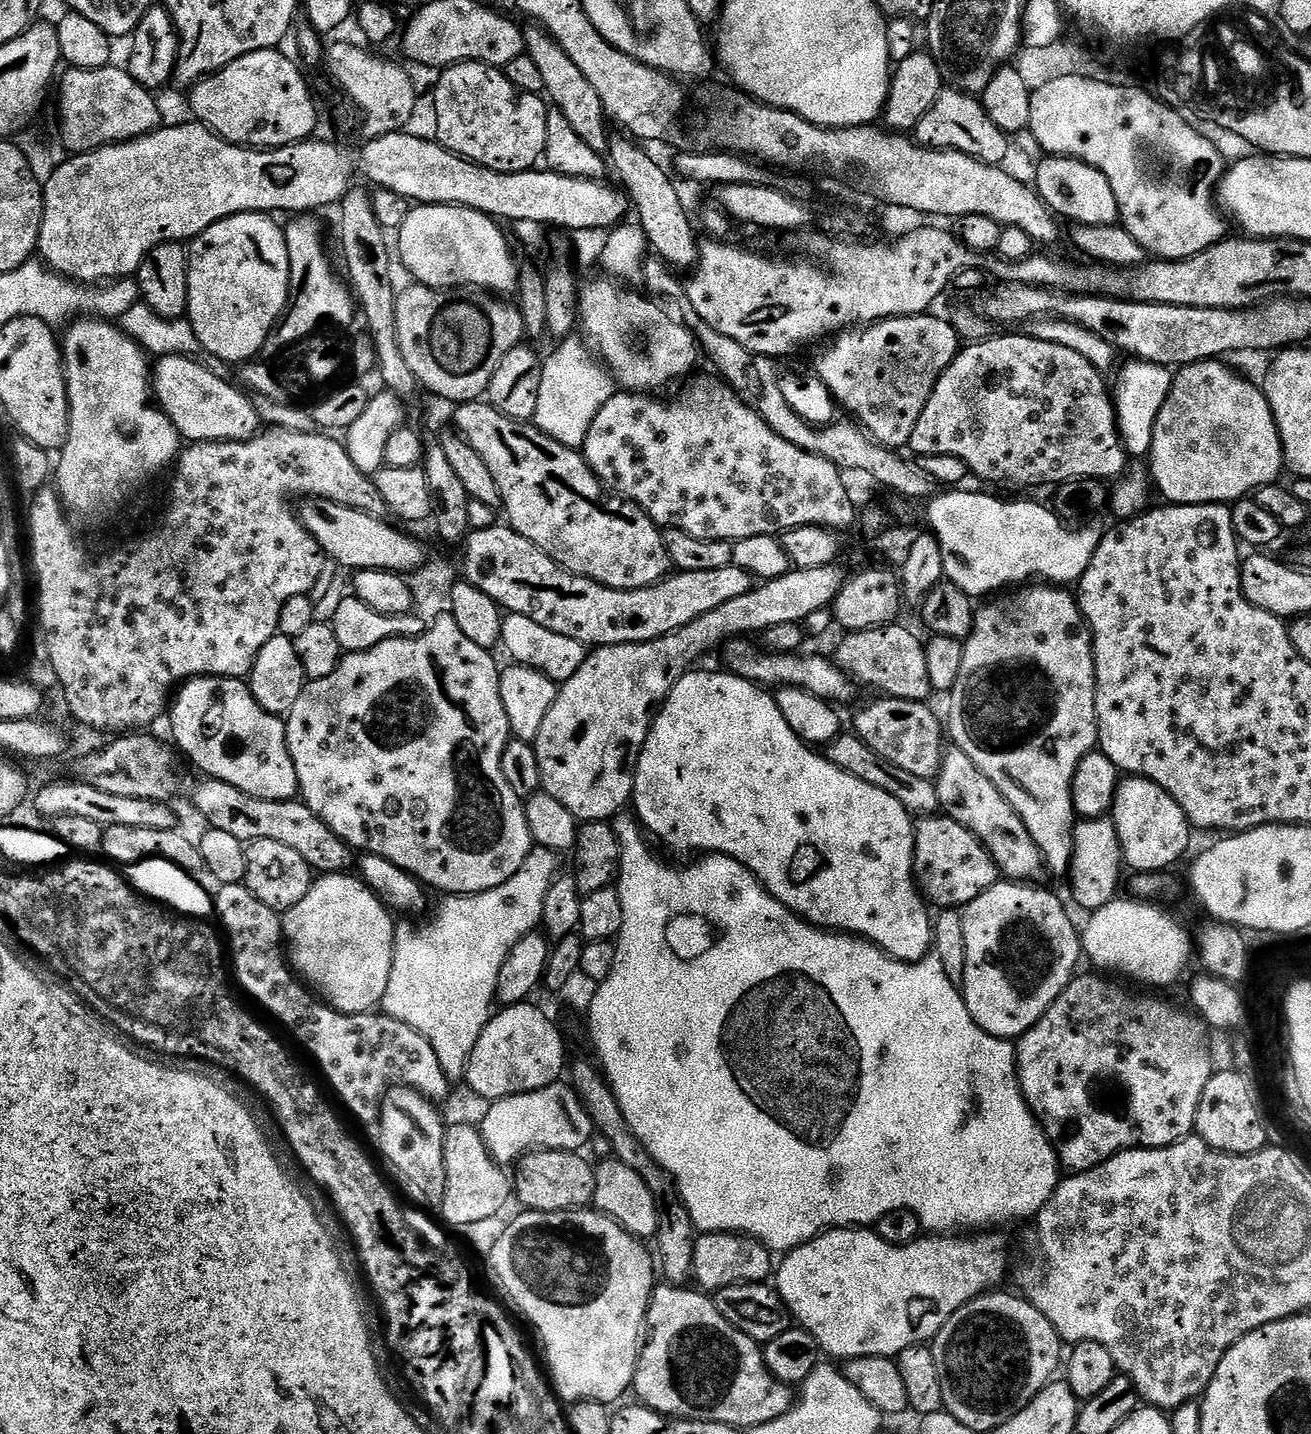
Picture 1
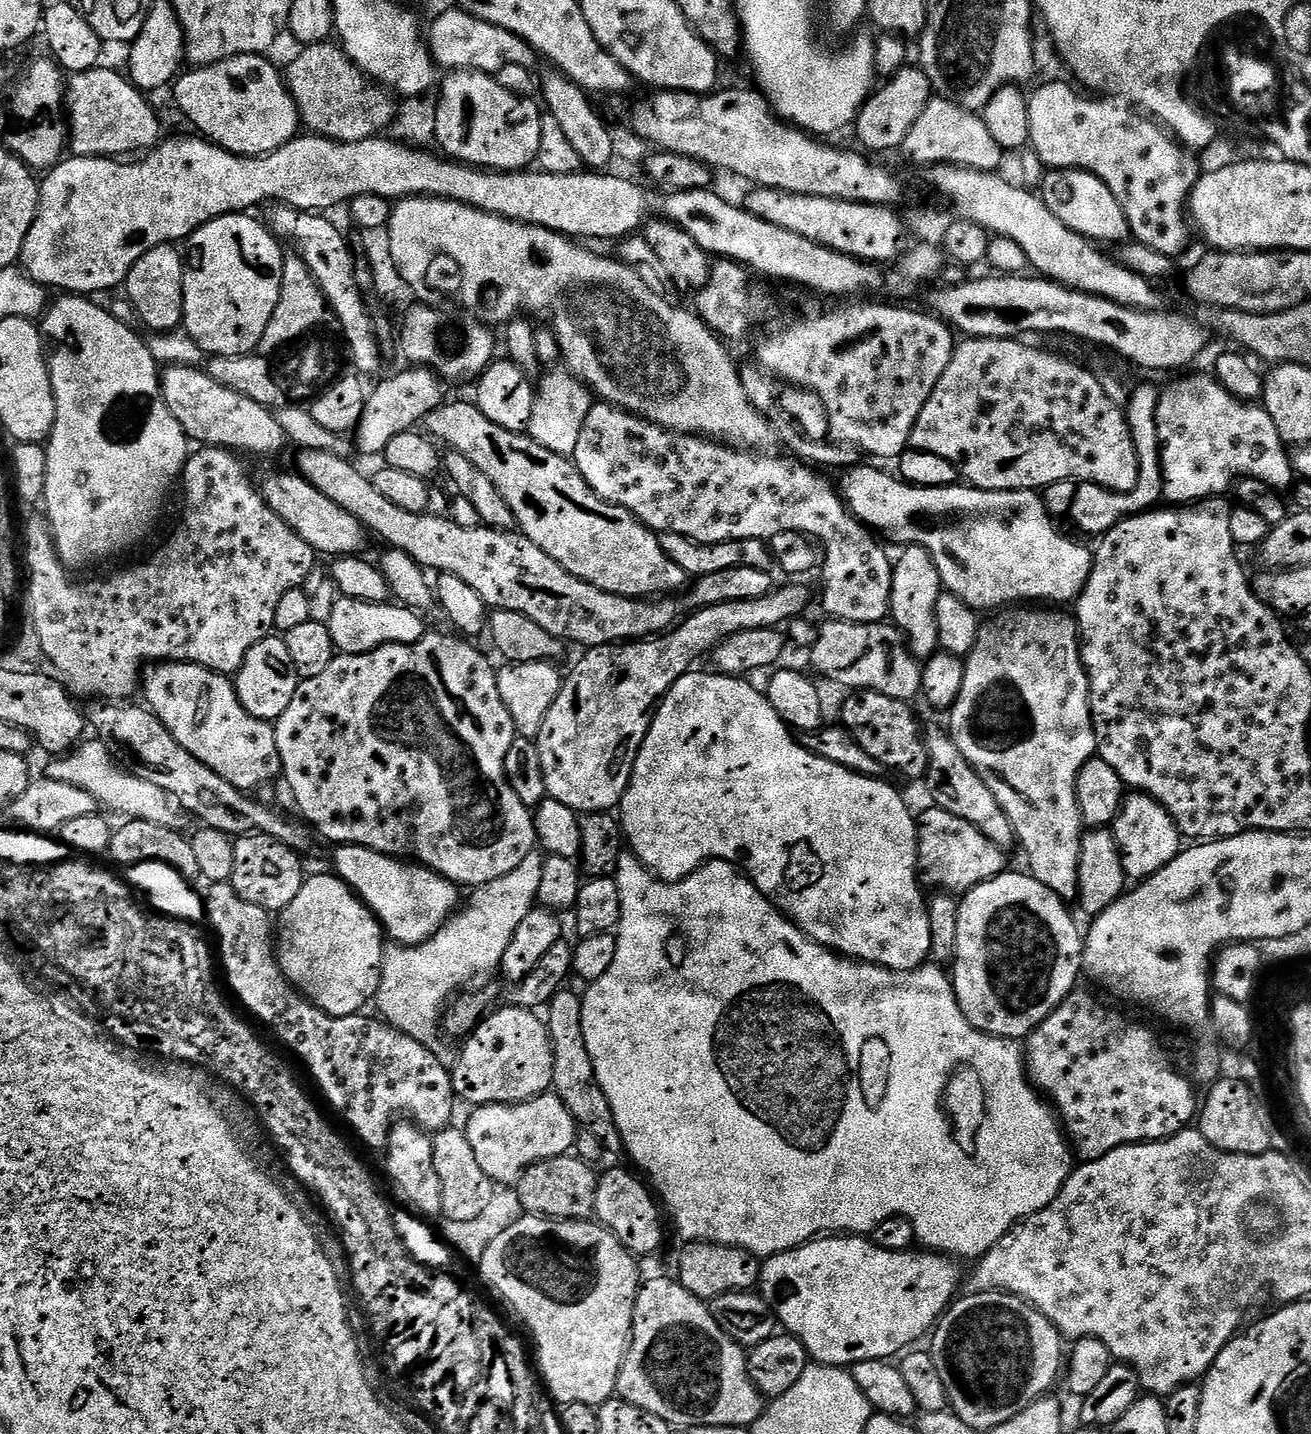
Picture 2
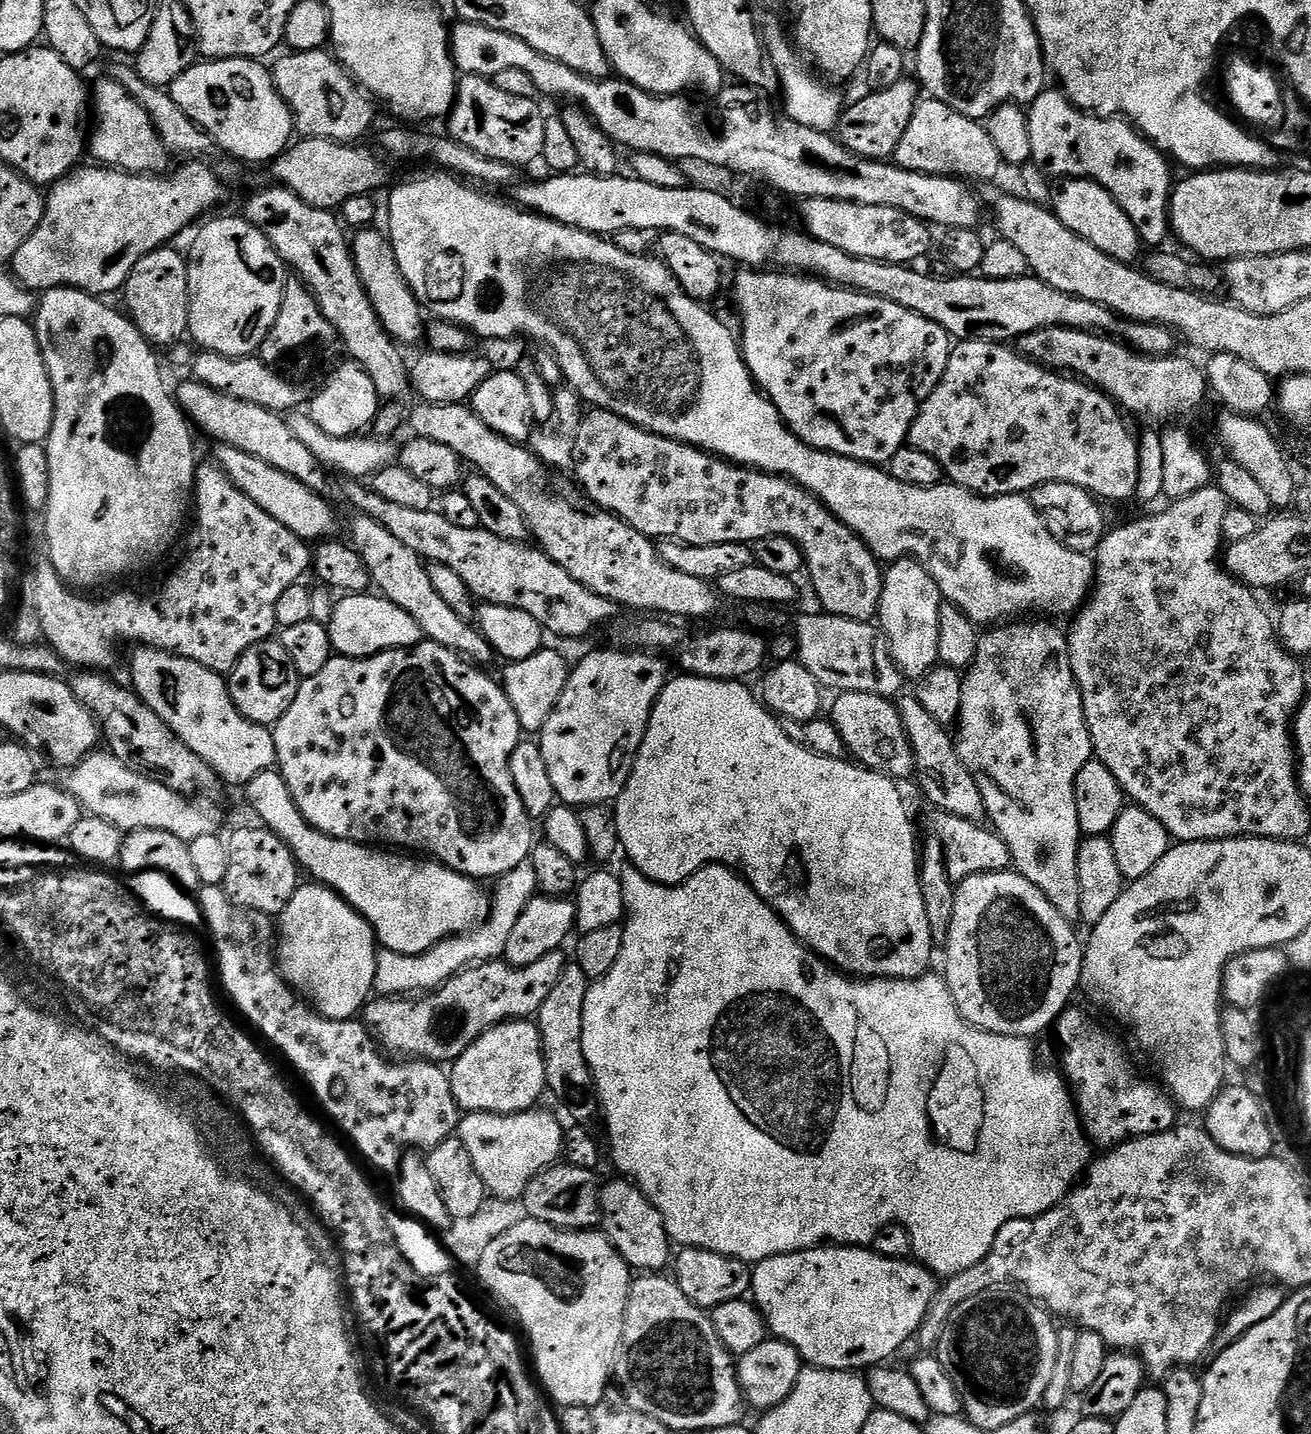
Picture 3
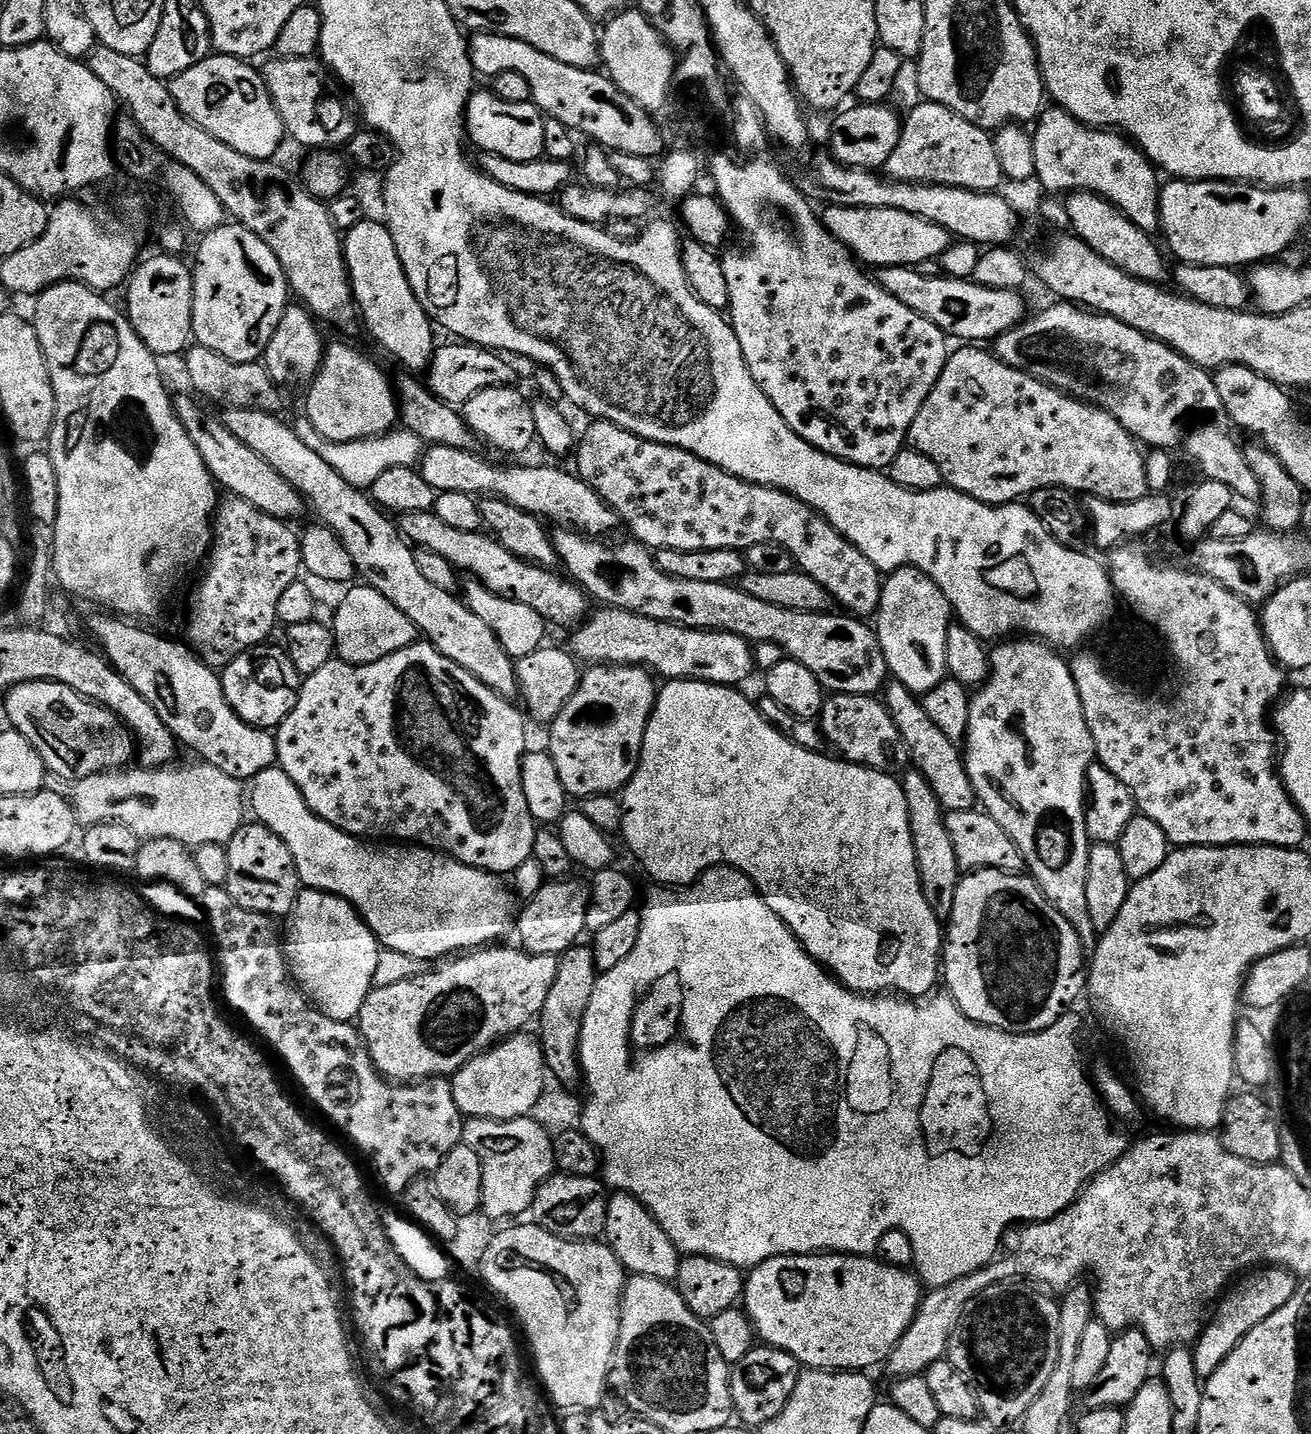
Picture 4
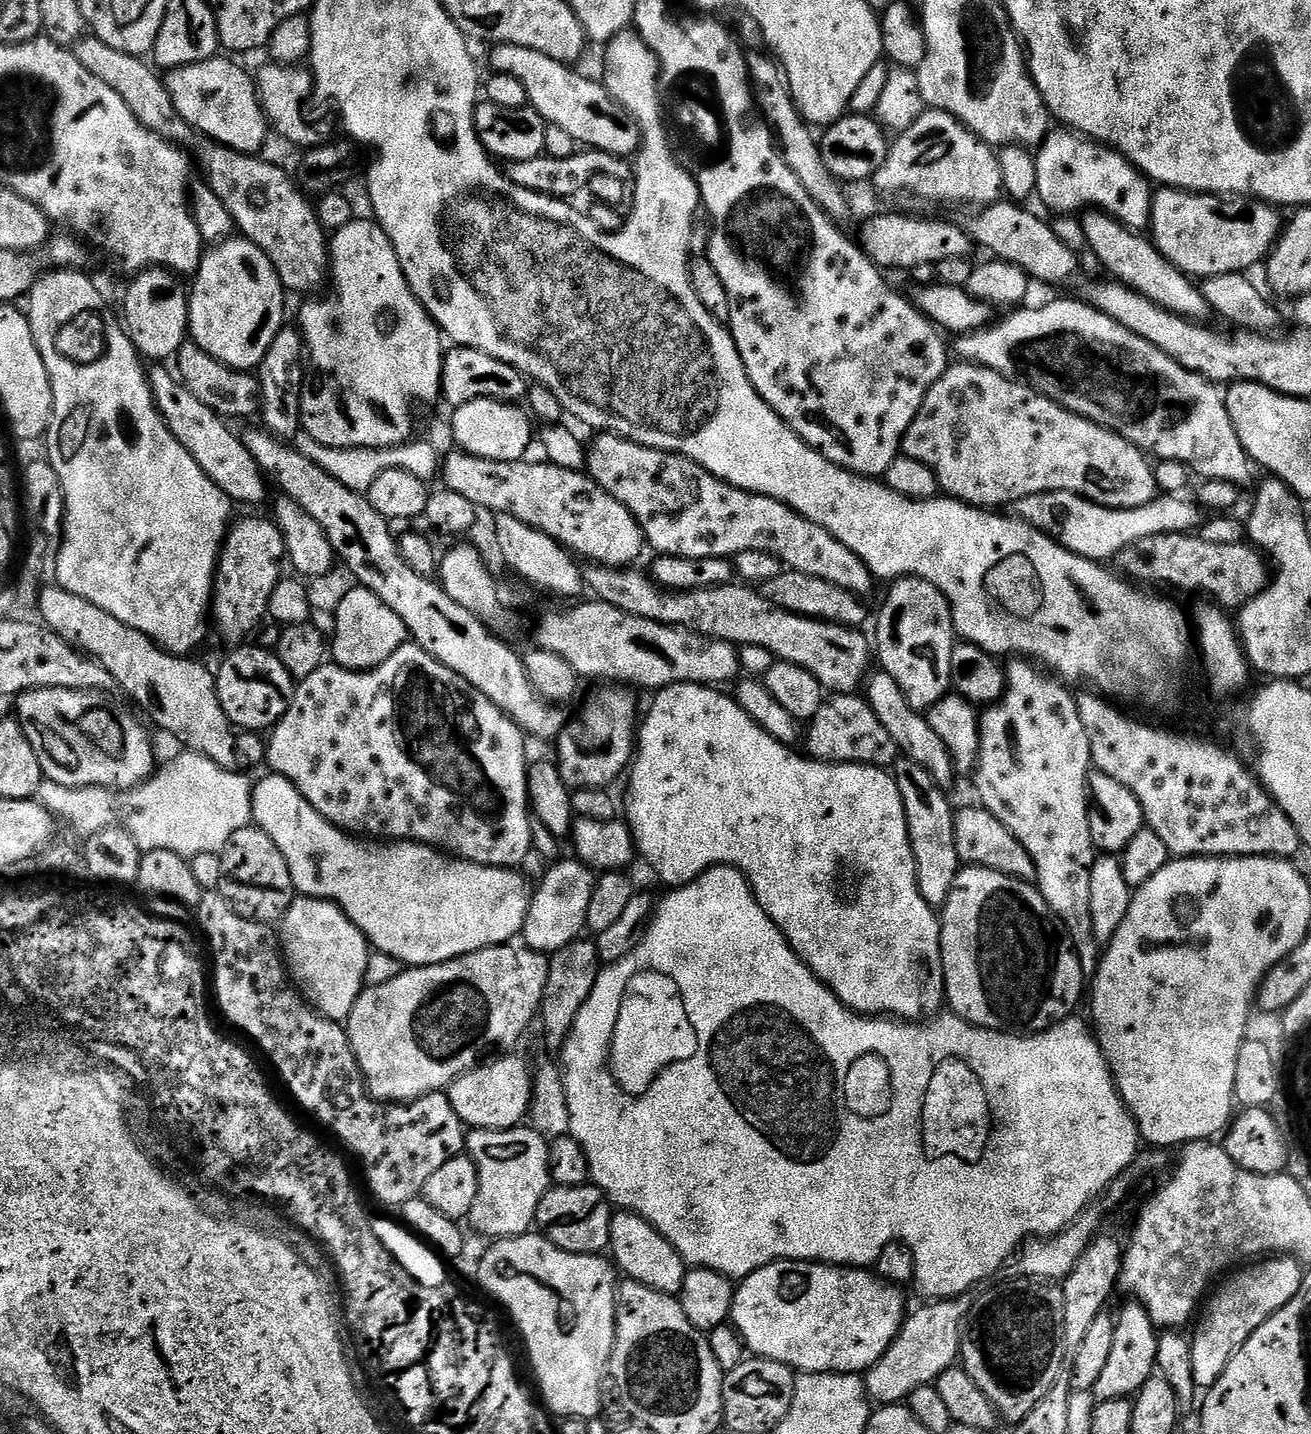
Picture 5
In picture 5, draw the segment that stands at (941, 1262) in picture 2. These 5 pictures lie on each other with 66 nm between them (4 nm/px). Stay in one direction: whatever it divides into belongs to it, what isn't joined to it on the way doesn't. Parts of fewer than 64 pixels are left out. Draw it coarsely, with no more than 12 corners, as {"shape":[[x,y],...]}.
{"shape":[[775,1260],[739,1281],[753,1357],[864,1374],[906,1319],[875,1271]]}

